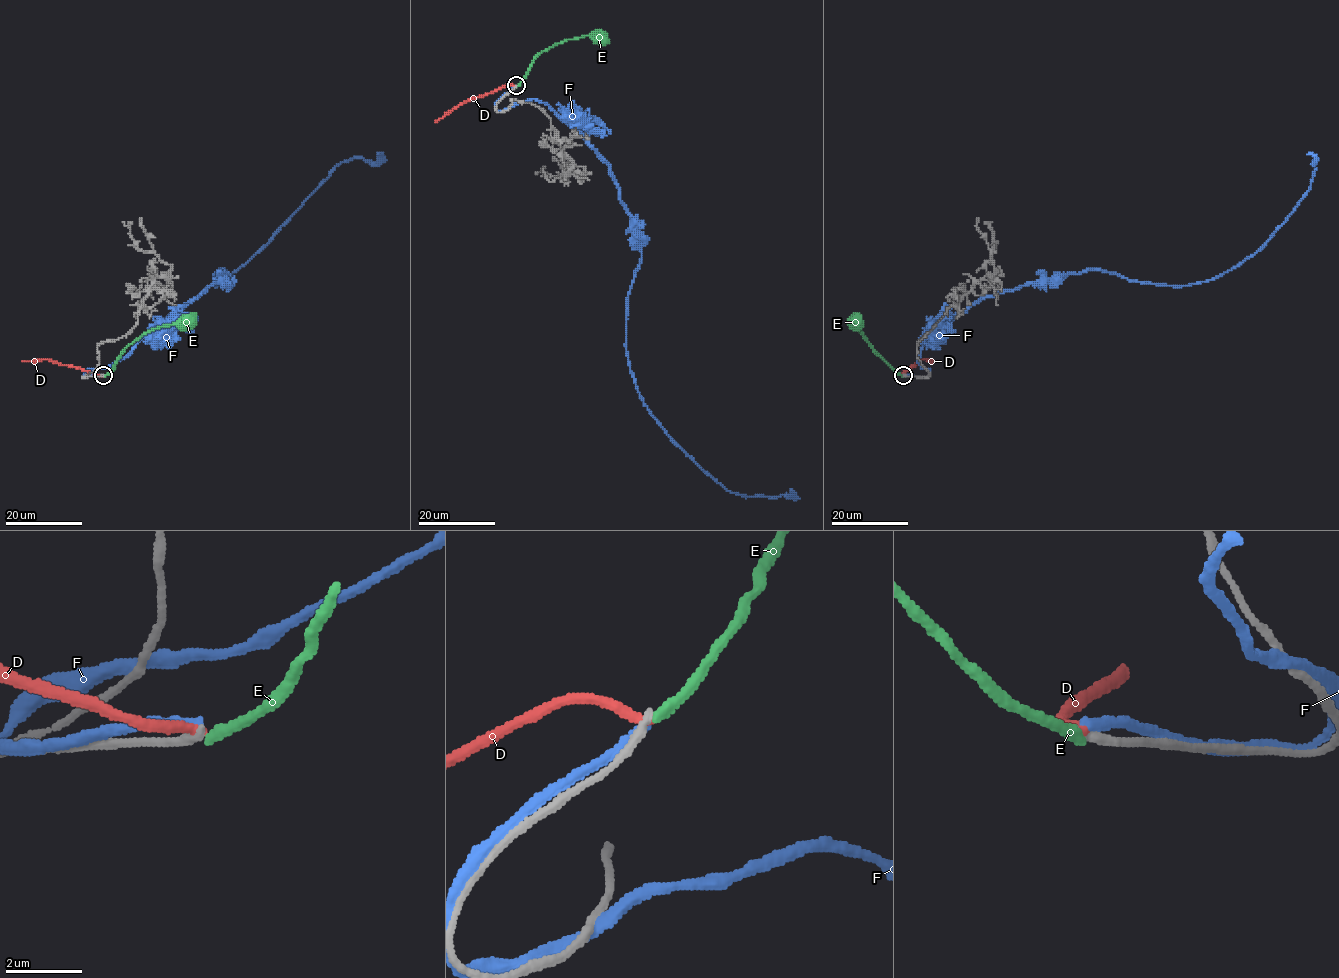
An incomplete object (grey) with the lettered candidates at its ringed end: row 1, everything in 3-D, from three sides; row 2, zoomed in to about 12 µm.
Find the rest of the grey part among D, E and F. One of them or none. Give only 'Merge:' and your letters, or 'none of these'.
Merge: none of these

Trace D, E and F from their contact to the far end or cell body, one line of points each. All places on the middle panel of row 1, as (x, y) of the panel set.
D: (515, 87), (506, 85), (472, 97), (434, 121)
E: (516, 86), (532, 61), (542, 51), (569, 38), (596, 32), (599, 34)
F: (514, 87), (495, 110), (546, 103), (609, 166), (632, 219), (627, 360), (652, 416), (729, 491), (791, 489)

